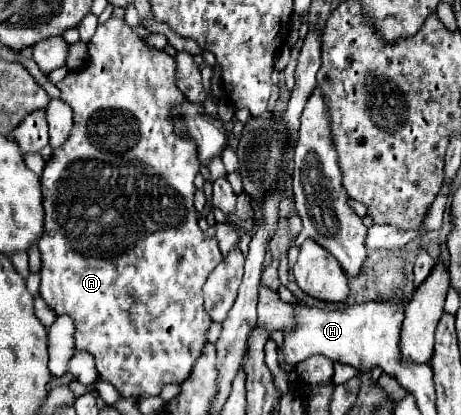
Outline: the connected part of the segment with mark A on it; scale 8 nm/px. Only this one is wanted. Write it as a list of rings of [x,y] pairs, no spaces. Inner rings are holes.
[[[110,18],[100,24],[94,38],[88,42],[88,66],[84,70],[68,72],[64,82],[58,84],[60,100],[74,110],[74,128],[68,140],[62,146],[54,148],[52,158],[46,162],[46,168],[40,178],[44,194],[44,234],[38,240],[38,248],[42,254],[40,296],[54,310],[54,314],[66,314],[74,320],[76,348],[86,350],[96,358],[98,378],[112,384],[122,396],[156,396],[160,394],[164,384],[180,384],[182,380],[186,380],[194,362],[202,354],[202,348],[206,344],[206,332],[212,326],[210,318],[206,318],[206,308],[202,306],[202,286],[208,274],[224,258],[218,248],[218,242],[210,242],[210,238],[204,238],[204,232],[198,226],[198,212],[194,208],[192,196],[196,190],[194,178],[198,174],[200,162],[196,154],[196,142],[190,136],[178,134],[174,130],[172,110],[176,110],[176,106],[180,106],[186,98],[176,86],[174,70],[174,58],[164,50],[148,46],[132,32],[124,18]]]

